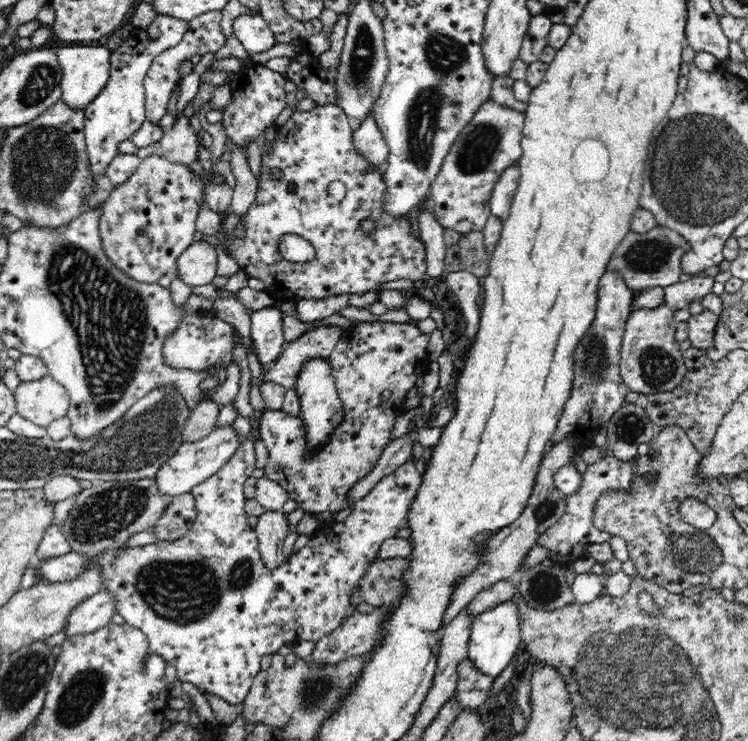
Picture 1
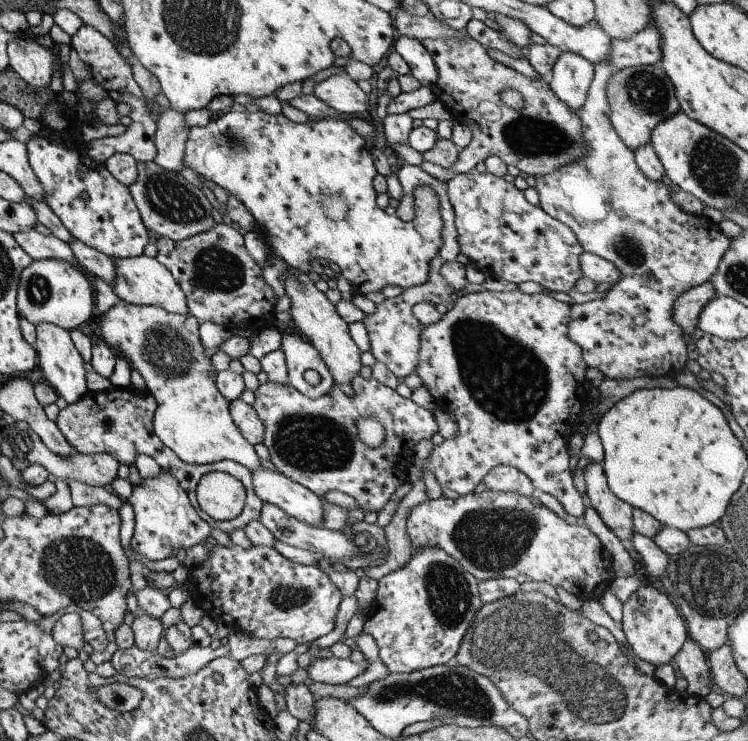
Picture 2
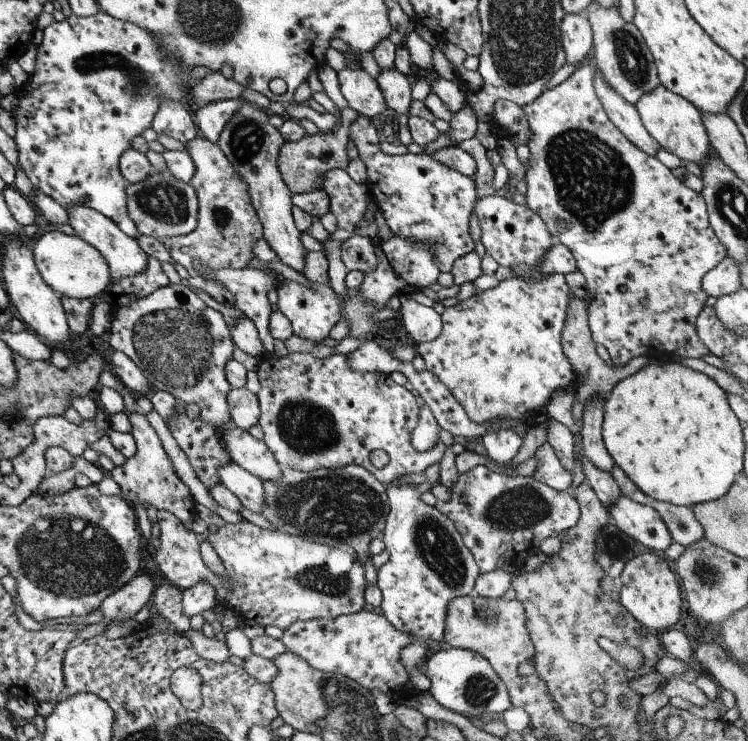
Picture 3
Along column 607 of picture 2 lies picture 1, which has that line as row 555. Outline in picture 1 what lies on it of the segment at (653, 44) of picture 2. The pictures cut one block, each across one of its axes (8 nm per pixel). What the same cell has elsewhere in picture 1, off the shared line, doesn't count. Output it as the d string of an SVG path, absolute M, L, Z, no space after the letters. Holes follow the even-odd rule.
M244 439L239 452L222 468L201 482L197 484L191 493L194 495L196 504L197 516L193 522L192 528L178 540L162 541L158 540L156 544L145 544L144 546L128 547L120 552L108 552L104 556L100 556L100 571L104 575L104 592L110 592L113 596L118 598L118 610L124 618L126 623L140 629L150 641L150 649L160 656L164 656L164 660L168 664L172 664L177 670L177 676L180 681L187 680L195 684L203 693L210 693L220 698L223 698L230 704L239 706L243 703L249 690L253 686L254 677L258 674L260 669L260 660L264 654L276 654L282 646L293 645L297 641L306 640L317 641L325 634L332 632L346 616L352 616L356 610L356 605L352 603L354 600L354 590L359 586L361 578L366 574L370 564L379 559L380 546L388 538L396 537L396 532L407 526L407 514L411 505L411 500L418 492L421 485L421 478L423 477L416 469L416 462L414 456L411 456L408 462L402 464L394 472L384 476L372 492L365 496L360 502L356 502L351 508L351 513L344 521L337 521L332 530L318 531L312 536L312 540L303 548L292 552L292 554L282 561L275 569L270 569L260 555L258 549L258 537L255 529L248 521L248 514L244 509L244 503L247 498L244 495L244 482L254 474L257 468L257 455L255 442L249 439ZM75 552L42 559L37 564L43 577L50 582L73 579L83 571L83 558Z

